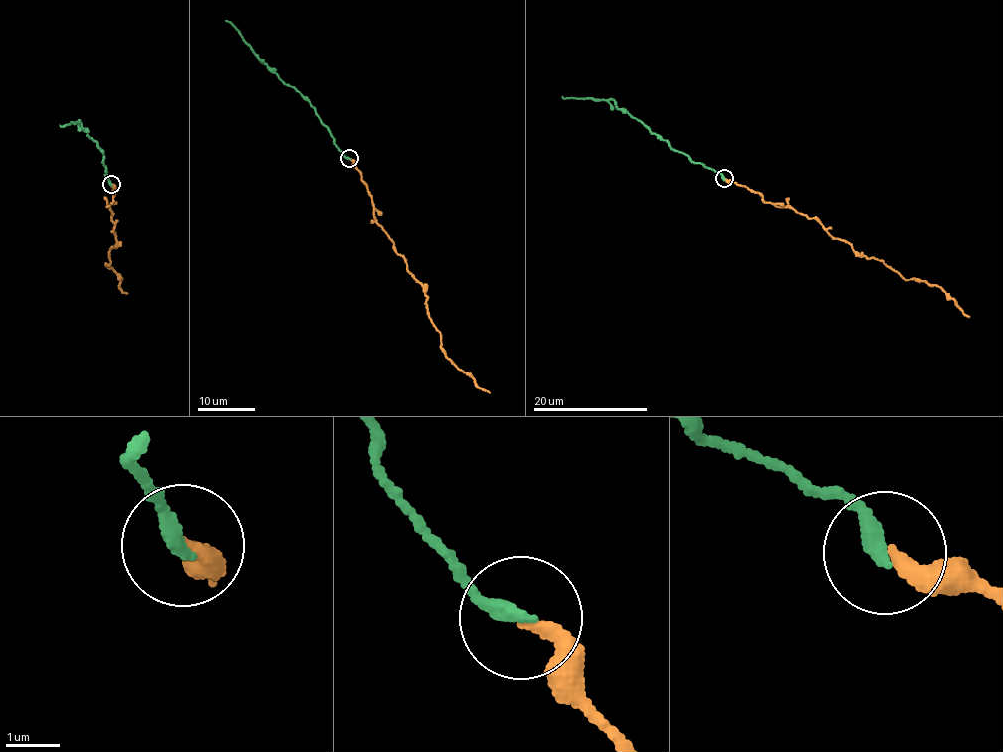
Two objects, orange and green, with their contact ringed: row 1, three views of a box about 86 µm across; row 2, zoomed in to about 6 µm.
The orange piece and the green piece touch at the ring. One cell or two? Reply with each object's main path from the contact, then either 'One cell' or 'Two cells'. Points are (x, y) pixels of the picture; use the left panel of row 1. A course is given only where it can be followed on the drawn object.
Course of orange: (110, 184), (114, 192), (105, 206), (112, 213), (117, 245), (109, 248), (109, 265), (105, 263), (127, 293). Course of green: (110, 184), (104, 175), (103, 153), (86, 131), (76, 122), (60, 125). One cell

